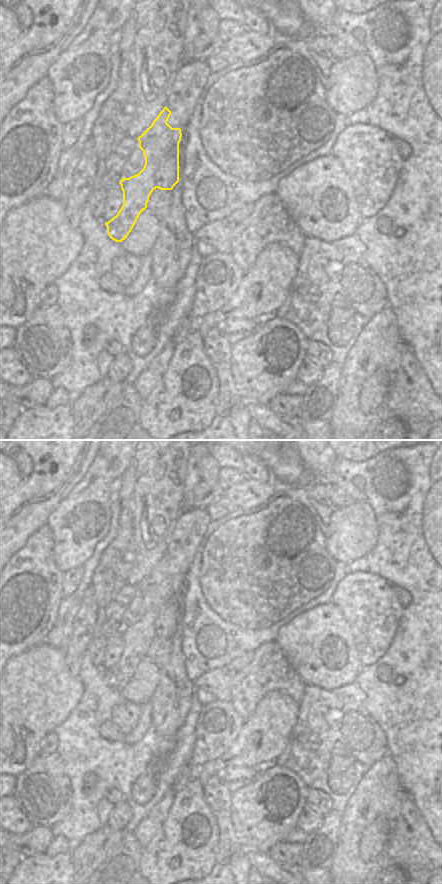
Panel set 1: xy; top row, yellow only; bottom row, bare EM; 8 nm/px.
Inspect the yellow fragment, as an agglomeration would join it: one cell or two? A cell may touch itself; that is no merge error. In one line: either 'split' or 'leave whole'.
split

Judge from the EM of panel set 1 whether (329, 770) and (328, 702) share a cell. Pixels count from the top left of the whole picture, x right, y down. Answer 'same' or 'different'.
same

